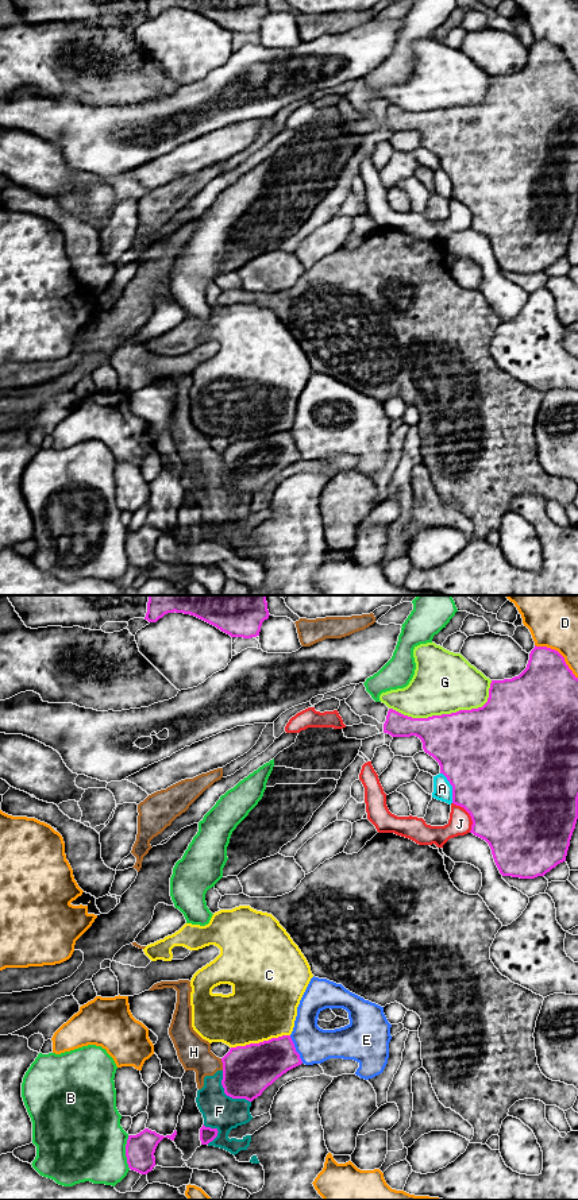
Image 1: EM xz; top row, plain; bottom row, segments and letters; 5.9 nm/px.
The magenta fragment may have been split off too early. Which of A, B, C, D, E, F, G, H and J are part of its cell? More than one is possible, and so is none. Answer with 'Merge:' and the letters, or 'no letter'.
Merge: no letter

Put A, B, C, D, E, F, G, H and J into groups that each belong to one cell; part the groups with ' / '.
A / B / C / D / E / F H / G / J

